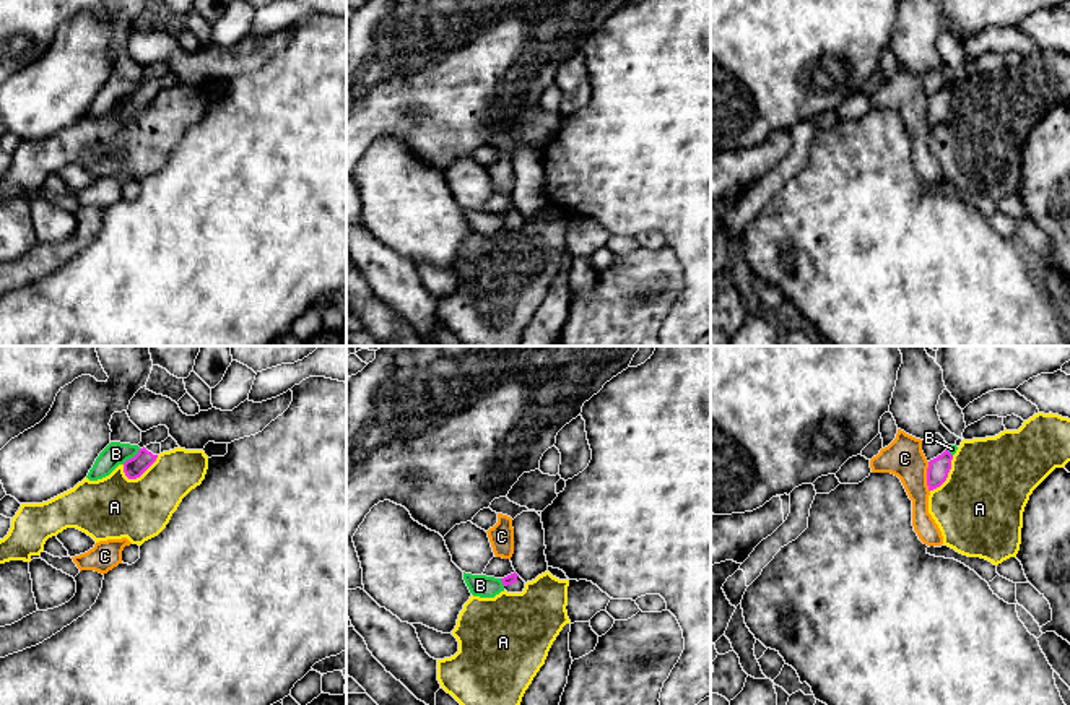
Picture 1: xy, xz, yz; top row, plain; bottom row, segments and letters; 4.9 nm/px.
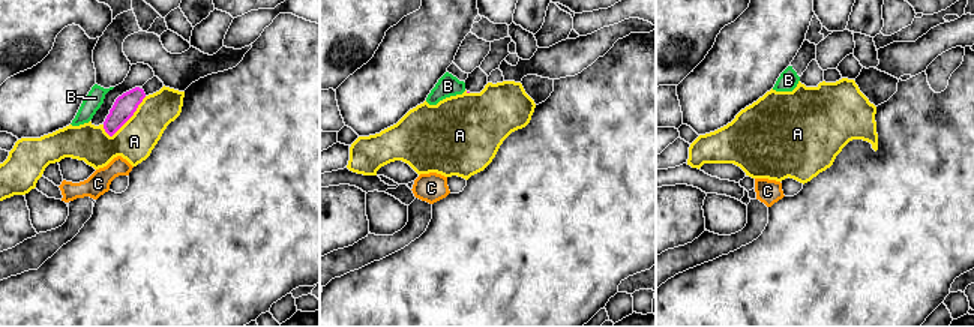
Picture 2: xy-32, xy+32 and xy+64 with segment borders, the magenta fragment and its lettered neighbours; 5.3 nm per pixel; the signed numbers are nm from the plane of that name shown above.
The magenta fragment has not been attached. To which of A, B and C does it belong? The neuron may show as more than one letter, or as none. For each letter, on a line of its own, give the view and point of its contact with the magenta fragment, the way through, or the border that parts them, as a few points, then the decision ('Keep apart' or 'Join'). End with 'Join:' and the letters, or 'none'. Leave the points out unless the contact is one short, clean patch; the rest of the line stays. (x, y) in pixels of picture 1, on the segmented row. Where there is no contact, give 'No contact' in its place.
A: Touches magenta at xy (142, 473). Boundary: xy (158, 455), (139, 476), (127, 478), (124, 475). Keep apart
B: Touches magenta at xy (130, 458). Boundary: xy (140, 449), (122, 463). Keep apart
C: Touches magenta at yz (927, 476). Keep apart
Join: none

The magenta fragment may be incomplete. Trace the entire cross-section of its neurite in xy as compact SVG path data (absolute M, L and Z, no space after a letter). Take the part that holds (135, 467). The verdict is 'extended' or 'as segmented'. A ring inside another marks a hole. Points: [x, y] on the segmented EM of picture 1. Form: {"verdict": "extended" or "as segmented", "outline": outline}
{"verdict": "extended", "outline": "M150 443L138 450L138 453L124 463L124 473L128 479L140 478L161 453L161 443Z"}

